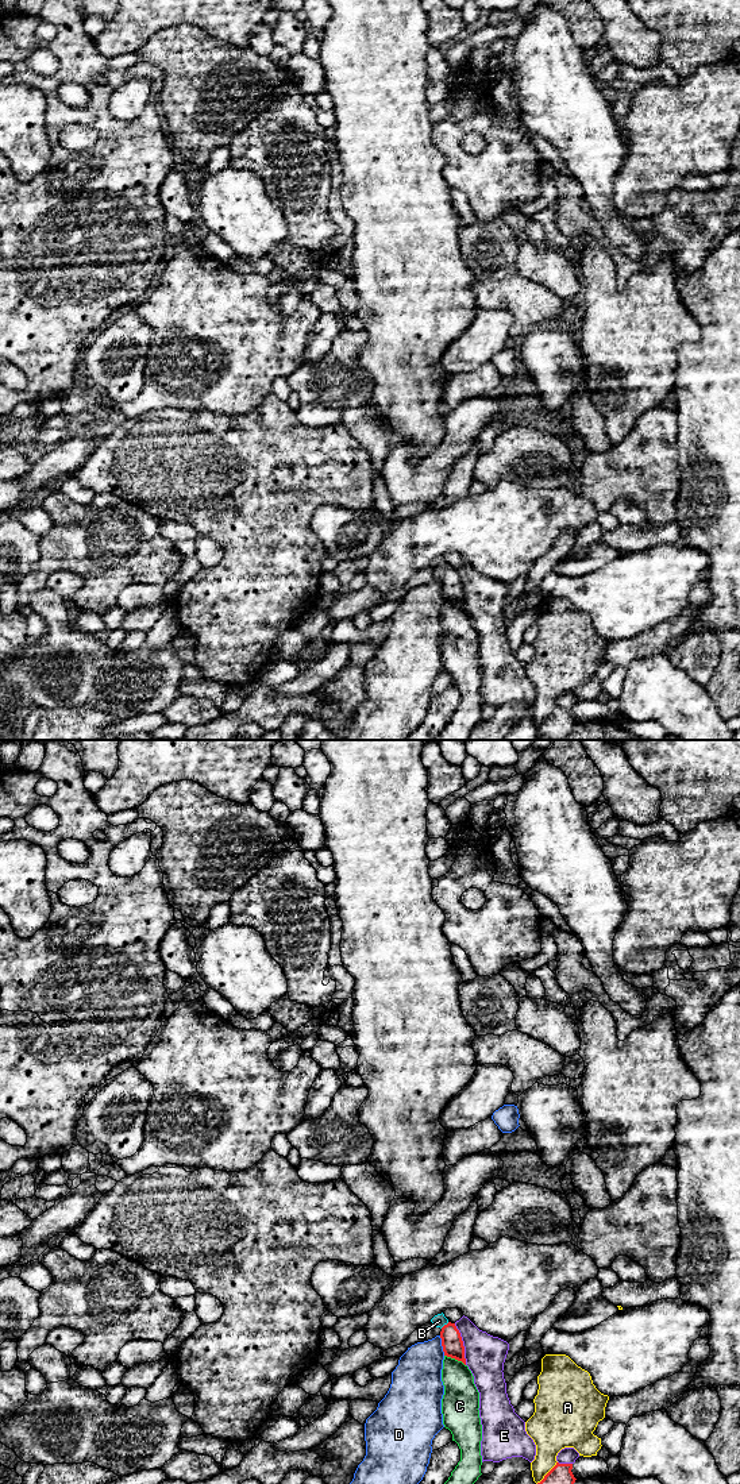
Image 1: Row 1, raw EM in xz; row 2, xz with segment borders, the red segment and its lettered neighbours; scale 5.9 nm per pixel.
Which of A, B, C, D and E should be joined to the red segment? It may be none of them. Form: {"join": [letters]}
{"join": ["B"]}

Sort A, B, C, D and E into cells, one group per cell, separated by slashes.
A / B / C / D / E

